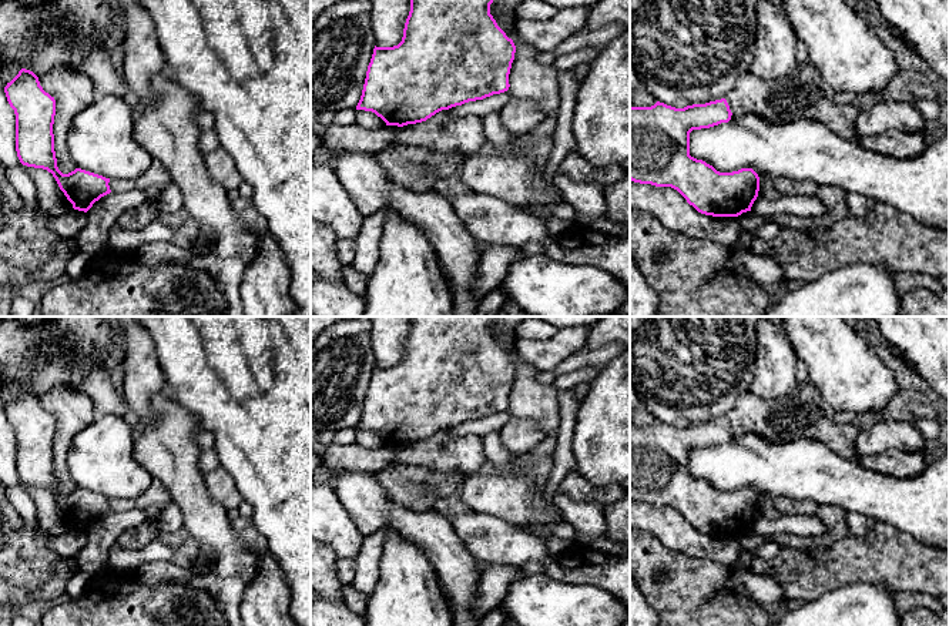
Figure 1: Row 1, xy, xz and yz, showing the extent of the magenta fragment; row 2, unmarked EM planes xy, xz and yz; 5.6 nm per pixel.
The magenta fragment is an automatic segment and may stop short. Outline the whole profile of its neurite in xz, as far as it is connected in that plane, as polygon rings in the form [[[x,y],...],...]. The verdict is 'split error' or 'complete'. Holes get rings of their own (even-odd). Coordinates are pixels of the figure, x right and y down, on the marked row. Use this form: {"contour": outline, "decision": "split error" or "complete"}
{"contour": [[[410,0],[398,46],[376,47],[356,110],[372,111],[386,125],[426,121],[442,110],[509,90],[516,46],[490,14],[493,0]]], "decision": "complete"}

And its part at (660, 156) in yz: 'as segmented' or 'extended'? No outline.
as segmented

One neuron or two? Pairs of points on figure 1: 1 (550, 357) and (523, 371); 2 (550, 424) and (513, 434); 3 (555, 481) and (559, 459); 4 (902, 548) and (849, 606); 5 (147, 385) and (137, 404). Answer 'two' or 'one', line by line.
1: two
2: two
3: one
4: two
5: one

